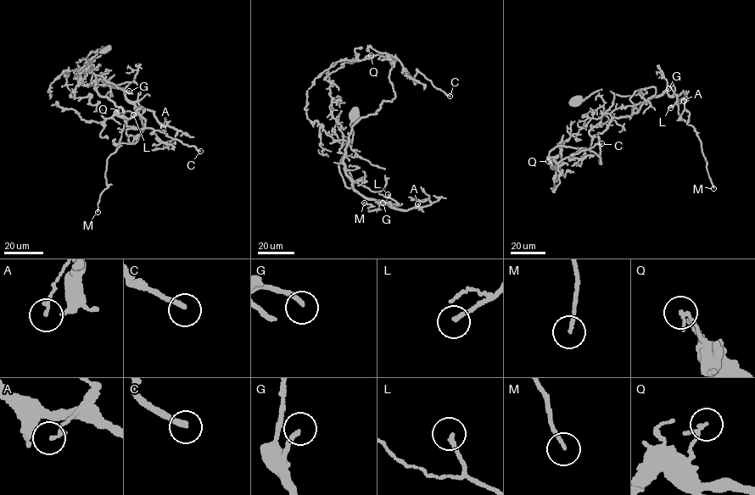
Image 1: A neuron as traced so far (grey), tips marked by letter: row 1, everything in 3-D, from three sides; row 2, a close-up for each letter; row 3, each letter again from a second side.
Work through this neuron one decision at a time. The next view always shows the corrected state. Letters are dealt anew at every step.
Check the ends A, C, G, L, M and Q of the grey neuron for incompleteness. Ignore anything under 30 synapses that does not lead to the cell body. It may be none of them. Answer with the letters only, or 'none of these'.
C, G

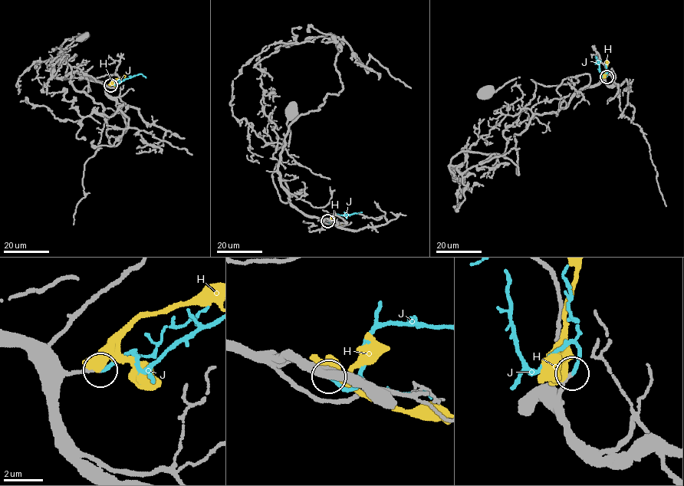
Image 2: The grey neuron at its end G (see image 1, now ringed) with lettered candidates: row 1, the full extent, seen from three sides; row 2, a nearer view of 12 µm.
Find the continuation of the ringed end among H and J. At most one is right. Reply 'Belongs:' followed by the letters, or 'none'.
Belongs: J

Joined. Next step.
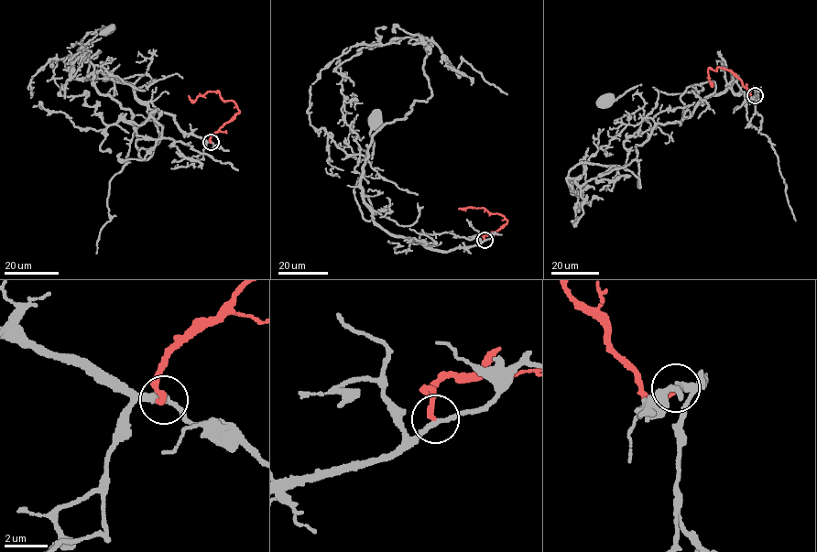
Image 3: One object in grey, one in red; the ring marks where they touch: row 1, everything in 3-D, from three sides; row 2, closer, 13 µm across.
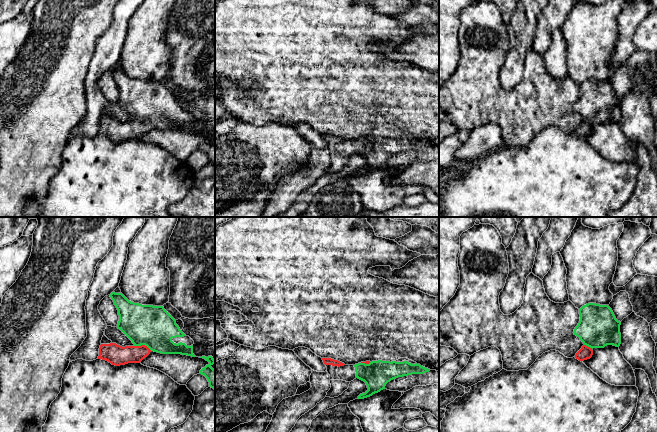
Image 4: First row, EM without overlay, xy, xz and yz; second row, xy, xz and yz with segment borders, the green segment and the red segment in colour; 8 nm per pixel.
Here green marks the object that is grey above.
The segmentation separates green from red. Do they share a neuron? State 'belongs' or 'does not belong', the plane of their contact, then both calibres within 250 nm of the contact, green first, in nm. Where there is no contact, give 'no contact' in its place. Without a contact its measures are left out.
belongs | xy | 320/160 nm

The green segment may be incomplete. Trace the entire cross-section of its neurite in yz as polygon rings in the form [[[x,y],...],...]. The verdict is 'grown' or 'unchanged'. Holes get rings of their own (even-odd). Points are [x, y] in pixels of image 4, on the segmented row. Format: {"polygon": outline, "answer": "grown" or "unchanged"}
{"polygon": [[[588,303],[579,309],[580,321],[574,329],[574,335],[583,342],[582,348],[576,353],[575,358],[579,361],[590,359],[593,355],[593,348],[604,348],[607,345],[619,347],[621,344],[620,325],[608,305]]], "answer": "grown"}

